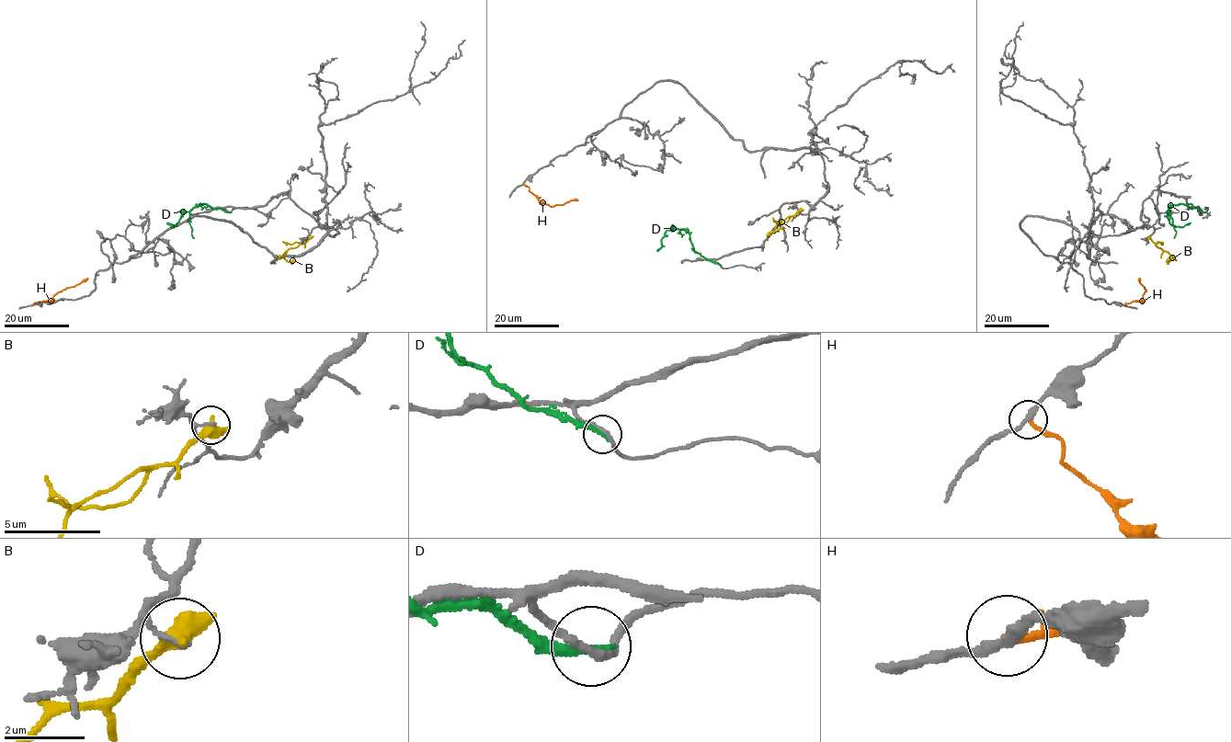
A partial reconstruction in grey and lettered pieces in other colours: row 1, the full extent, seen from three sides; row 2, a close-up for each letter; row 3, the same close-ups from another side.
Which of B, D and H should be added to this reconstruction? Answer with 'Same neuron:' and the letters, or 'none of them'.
Same neuron: none of them

